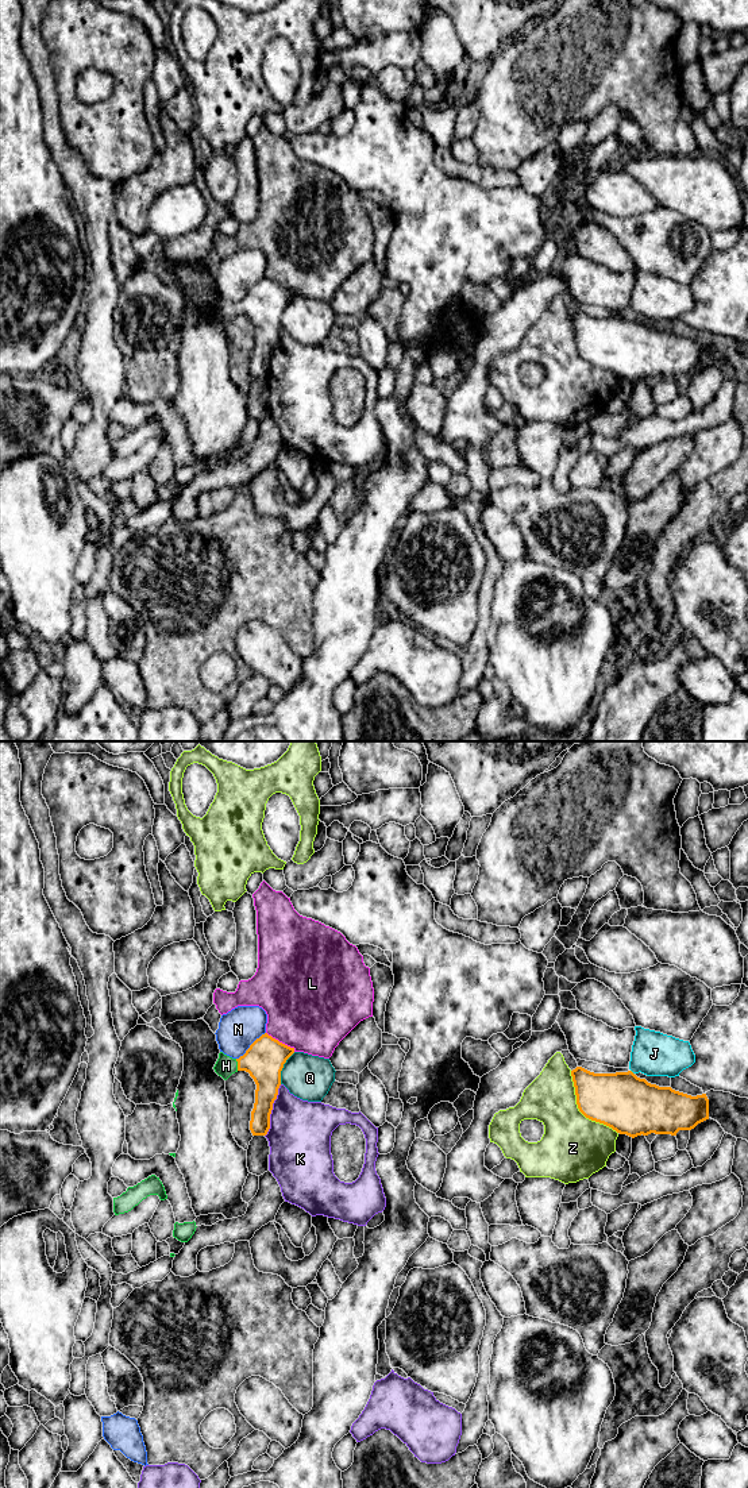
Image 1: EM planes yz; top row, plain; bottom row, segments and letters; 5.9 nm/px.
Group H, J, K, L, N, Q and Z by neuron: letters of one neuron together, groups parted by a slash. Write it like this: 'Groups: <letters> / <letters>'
Groups: H / J / K / L / N / Q / Z

